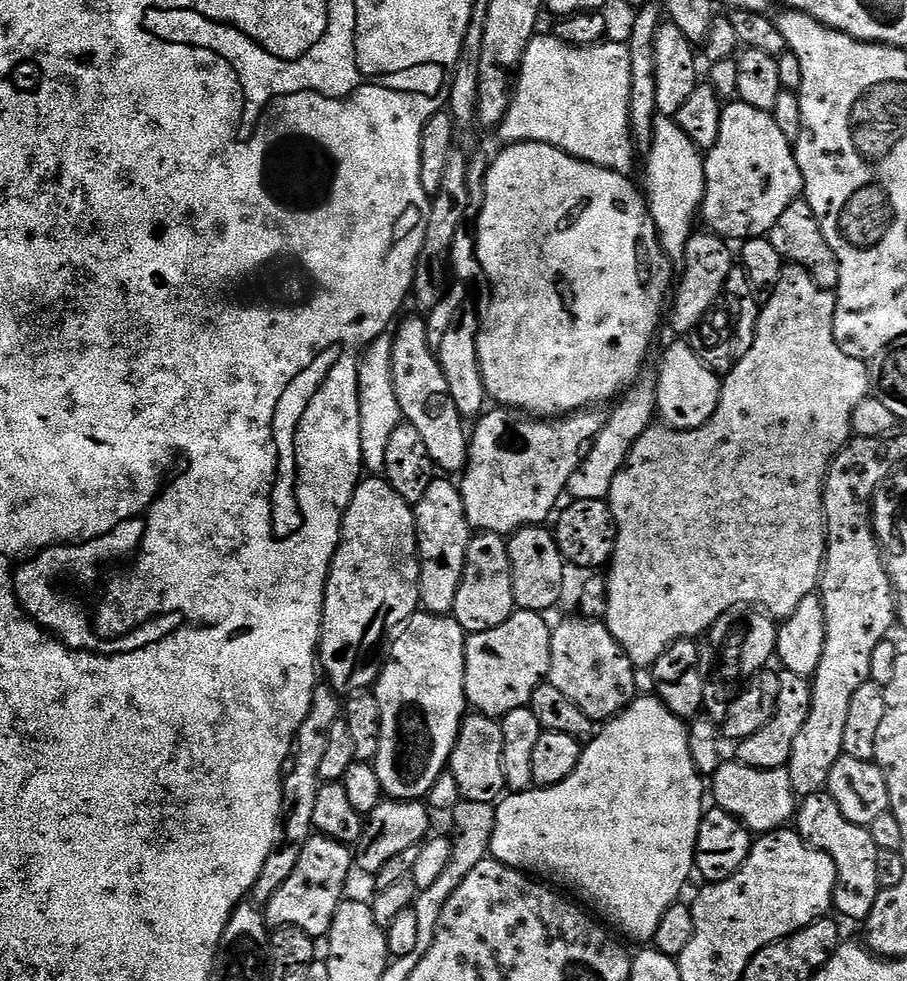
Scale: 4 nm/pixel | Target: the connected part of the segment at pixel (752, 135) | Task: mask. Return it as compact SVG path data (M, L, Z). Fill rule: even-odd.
M739 102L725 103L723 110L718 142L704 156L706 190L702 220L708 223L707 231L729 242L764 238L804 191L794 144L778 130L771 112Z

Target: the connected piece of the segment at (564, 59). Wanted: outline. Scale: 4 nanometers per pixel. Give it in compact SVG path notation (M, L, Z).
M543 34L533 36L530 46L524 55L524 60L520 63L518 69L518 79L514 84L510 110L506 114L504 121L498 125L499 132L504 142L514 144L521 144L521 142L542 142L554 146L558 150L562 150L579 160L585 160L586 162L597 164L603 168L609 168L615 172L631 173L632 159L638 155L638 152L632 143L632 131L630 130L630 54L628 53L627 43L601 42L592 44L589 48L575 48L569 44L562 43L552 34L548 34L548 36L543 36Z

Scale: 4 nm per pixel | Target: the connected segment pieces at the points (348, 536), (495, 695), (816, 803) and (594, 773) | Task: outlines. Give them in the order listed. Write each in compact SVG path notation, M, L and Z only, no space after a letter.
M376 474L369 475L357 484L350 506L344 511L340 541L324 587L324 621L320 624L318 649L323 679L344 698L355 692L369 691L380 677L394 633L403 628L420 607L420 557L413 505L408 504L387 480Z
M517 610L502 622L502 626L474 632L467 637L464 693L479 715L503 718L510 710L531 705L534 690L547 681L550 670L552 628L544 620L547 619L541 613Z
M825 790L805 796L799 801L794 828L811 848L825 852L834 862L836 889L832 899L833 909L837 913L840 911L848 920L867 921L881 890L878 874L874 870L880 849L876 847L867 827L850 822L850 818L846 818L846 814L838 810L838 802L834 802L834 798L830 798L830 794Z
M655 694L643 696L641 695L633 700L624 711L619 712L617 716L607 721L597 731L594 742L583 745L580 761L574 770L574 774L570 774L570 778L558 782L558 786L550 786L549 788L533 786L526 792L514 792L505 795L495 805L496 821L494 822L490 856L491 859L502 862L511 868L527 870L537 877L547 878L553 885L561 884L561 886L556 886L561 889L569 888L569 890L564 889L569 893L577 892L581 896L579 899L597 917L604 916L600 917L603 923L615 929L621 937L629 936L632 940L648 940L644 942L652 942L655 941L658 934L658 922L662 922L662 914L666 914L669 906L681 899L680 891L687 886L688 875L693 875L698 830L706 811L706 803L704 804L704 796L706 800L706 780L696 769L694 759L691 757L690 738L688 737L689 725L681 720L680 717L675 716Z

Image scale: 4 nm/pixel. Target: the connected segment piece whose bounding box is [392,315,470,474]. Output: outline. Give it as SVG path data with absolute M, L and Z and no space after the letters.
M422 315L412 316L400 329L394 332L394 354L392 355L392 373L394 374L394 394L398 394L398 406L400 415L410 426L418 429L418 435L426 442L426 450L430 450L430 458L441 473L463 473L468 465L468 441L469 433L464 432L465 417L460 415L458 406L454 406L454 398L450 398L450 385L446 383L446 374L442 374L442 366L437 353L430 342L428 333L428 321Z

